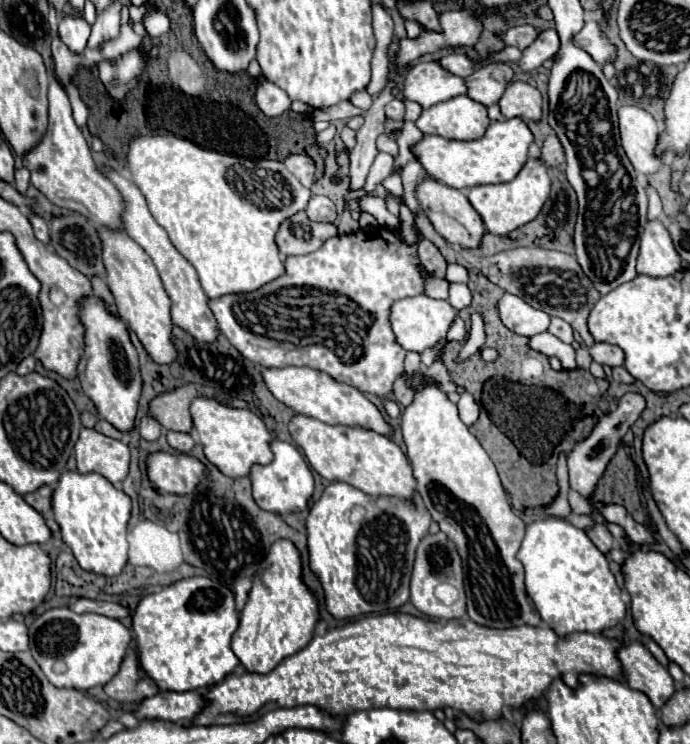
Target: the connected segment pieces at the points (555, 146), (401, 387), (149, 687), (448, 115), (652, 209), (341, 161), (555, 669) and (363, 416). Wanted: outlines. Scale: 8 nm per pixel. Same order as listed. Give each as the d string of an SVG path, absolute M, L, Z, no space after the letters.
M549 134L547 140L543 142L543 148L541 148L541 162L545 166L559 166L565 162L565 154L563 154L563 148L561 148L561 142L555 134Z
M399 378L399 380L395 382L395 386L393 386L393 396L395 396L395 400L397 400L399 404L409 406L409 404L411 404L411 400L413 400L413 396L415 396L415 388L405 386L403 378Z
M127 648L119 672L113 676L111 682L107 682L103 686L103 692L111 700L117 700L121 704L139 704L141 700L155 696L159 692L159 688L141 670L139 660L137 660L137 650Z
M455 96L443 104L423 110L415 126L423 134L437 134L451 140L477 140L489 126L487 108L469 96Z
M649 190L649 214L647 214L647 218L649 220L655 220L655 218L659 218L661 216L661 200L659 200L659 196L657 196L657 192L653 192L653 190Z
M347 150L337 152L337 164L339 164L337 178L331 178L335 184L337 184L337 182L341 182L343 178L347 178L347 176L349 176L349 152L347 152Z
M387 612L386 614L373 614L373 616L365 616L359 618L357 622L349 622L343 624L341 628L331 628L327 630L323 636L315 636L309 646L305 646L301 652L285 658L275 670L271 670L269 674L251 674L251 672L241 672L241 674L231 674L227 676L223 682L215 684L213 688L209 688L205 692L205 698L209 700L209 706L193 720L193 724L203 724L203 726L211 726L211 724L231 724L233 722L247 722L247 720L255 720L261 714L275 710L275 708L295 708L295 706L305 706L305 704L313 704L319 708L325 708L329 714L333 716L349 716L351 712L357 710L371 710L371 708L411 708L411 710L437 710L437 708L455 708L465 712L471 720L499 720L501 718L501 710L503 706L511 706L511 708L521 708L525 702L529 700L539 700L545 690L551 686L551 680L555 680L555 676L563 676L563 682L569 688L575 688L575 684L579 684L579 674L587 672L587 674L595 674L595 676L611 676L613 680L621 680L623 678L623 668L621 662L617 658L619 648L623 646L623 640L613 640L607 638L603 634L571 634L567 638L559 638L555 636L555 632L547 626L515 626L515 628L487 628L487 626L479 626L475 624L471 618L463 616L459 620L447 620L442 622L424 617L416 617L403 612Z
M287 366L287 368L267 368L267 370L263 370L263 378L265 378L265 384L271 390L271 394L299 414L317 418L325 424L367 428L367 430L373 430L381 436L393 434L393 428L385 422L381 410L373 402L369 402L357 388L343 384L343 382L337 382L331 376L327 376L325 372L305 368L305 366L303 368Z

